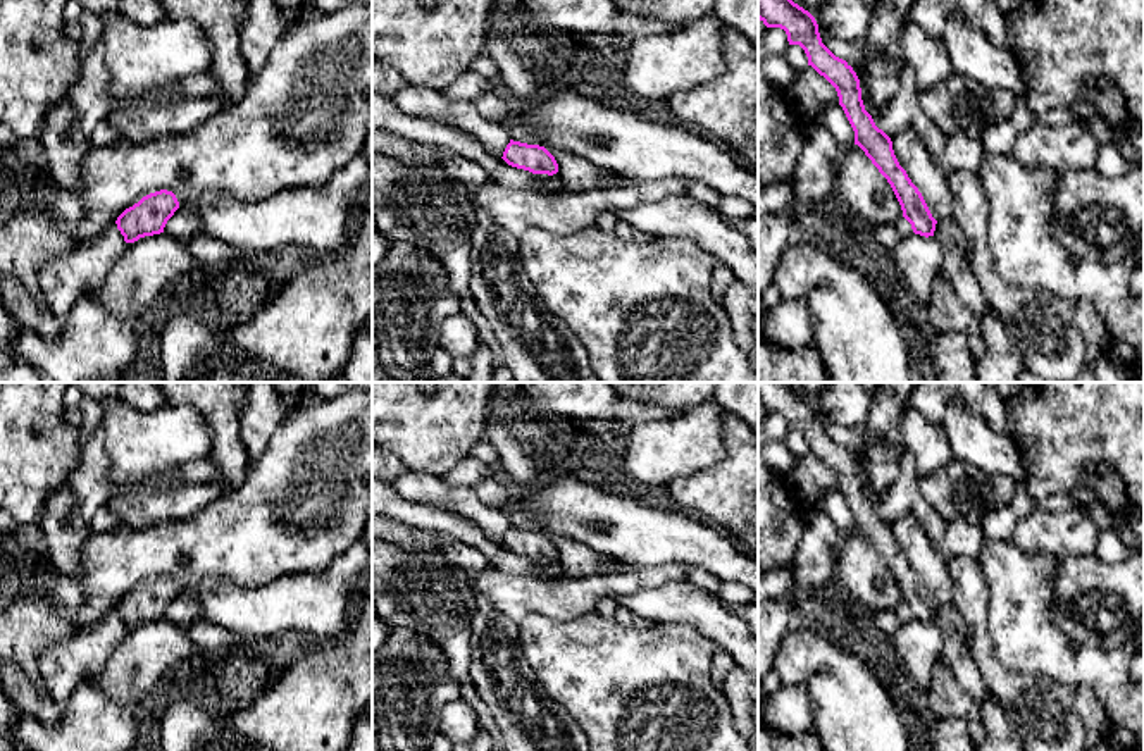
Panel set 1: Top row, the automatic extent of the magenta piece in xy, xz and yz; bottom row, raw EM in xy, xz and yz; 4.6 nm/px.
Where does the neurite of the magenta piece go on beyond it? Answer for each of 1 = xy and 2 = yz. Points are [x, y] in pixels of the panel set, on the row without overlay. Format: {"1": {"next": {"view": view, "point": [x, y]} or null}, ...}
{"1": {"next": null}, "2": {"next": {"view": "yz", "point": [957, 653]}}}

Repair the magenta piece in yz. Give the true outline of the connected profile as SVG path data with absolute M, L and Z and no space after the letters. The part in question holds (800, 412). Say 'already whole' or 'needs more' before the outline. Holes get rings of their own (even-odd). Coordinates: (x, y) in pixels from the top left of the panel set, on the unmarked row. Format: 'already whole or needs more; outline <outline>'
needs more; outline M758 382L758 405L767 413L784 415L789 431L799 431L808 443L808 451L836 474L839 491L855 517L855 531L887 565L913 618L925 624L934 622L941 629L944 636L941 661L979 704L989 699L992 691L972 655L963 617L953 605L937 608L932 603L922 579L899 551L891 524L875 512L865 496L856 458L822 429L815 403L789 382Z

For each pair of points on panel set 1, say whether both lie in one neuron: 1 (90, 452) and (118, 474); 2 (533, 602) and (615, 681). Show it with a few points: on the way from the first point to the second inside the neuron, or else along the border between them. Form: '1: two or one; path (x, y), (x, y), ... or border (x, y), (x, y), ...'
1: two; border (102, 428), (107, 476), (116, 484)
2: two; border (590, 612), (567, 620), (529, 614), (519, 624)

